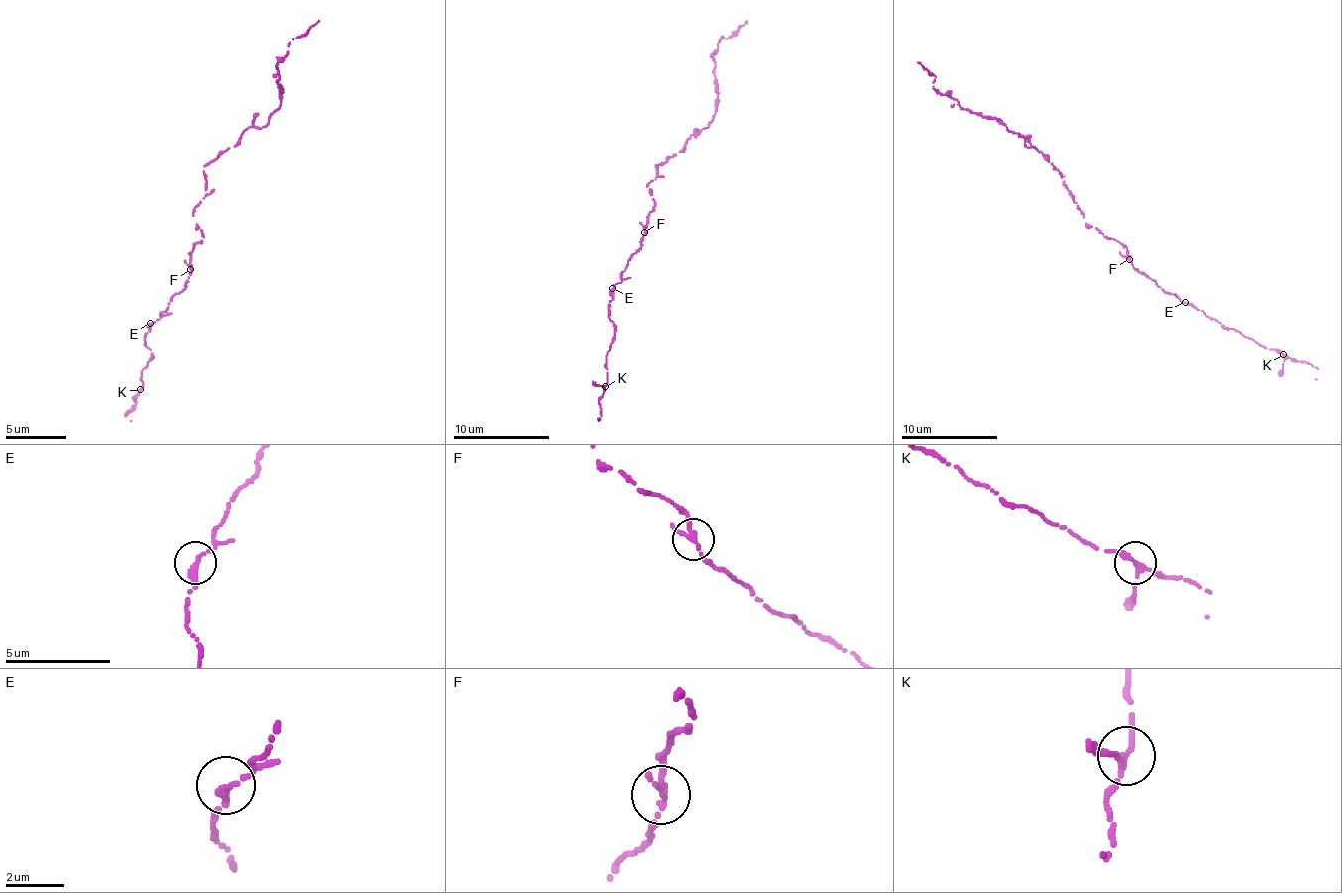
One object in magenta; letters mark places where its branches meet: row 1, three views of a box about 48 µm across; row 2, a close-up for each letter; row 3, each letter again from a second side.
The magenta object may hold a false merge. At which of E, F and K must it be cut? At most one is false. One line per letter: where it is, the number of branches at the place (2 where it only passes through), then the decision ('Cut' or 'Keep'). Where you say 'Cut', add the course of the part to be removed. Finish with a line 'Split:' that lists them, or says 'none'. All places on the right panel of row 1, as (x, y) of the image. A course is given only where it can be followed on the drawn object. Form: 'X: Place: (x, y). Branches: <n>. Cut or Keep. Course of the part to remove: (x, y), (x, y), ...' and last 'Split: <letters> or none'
E: Place: (1185, 302). Branches: 2. Keep
F: Place: (1129, 259). Branches: 3. Keep
K: Place: (1283, 354). Branches: 3. Keep
Split: none

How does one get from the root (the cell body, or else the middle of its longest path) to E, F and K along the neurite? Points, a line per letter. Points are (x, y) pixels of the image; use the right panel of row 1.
E: (1091, 227), (1120, 242), (1127, 249), (1127, 256), (1134, 268), (1151, 278), (1166, 292), (1185, 302)
F: (1091, 227), (1120, 242), (1127, 249), (1130, 258)
K: (1091, 227), (1120, 242), (1132, 266), (1166, 292), (1197, 306), (1226, 328), (1283, 354)

